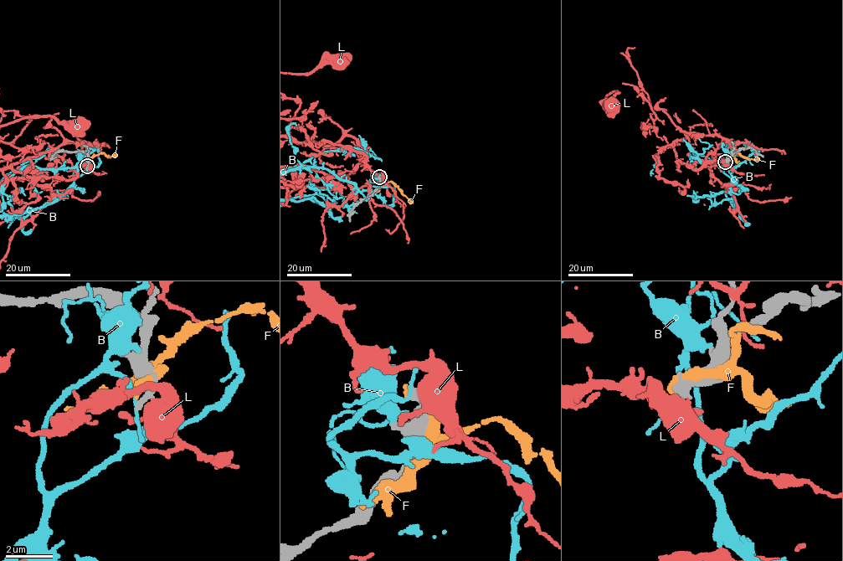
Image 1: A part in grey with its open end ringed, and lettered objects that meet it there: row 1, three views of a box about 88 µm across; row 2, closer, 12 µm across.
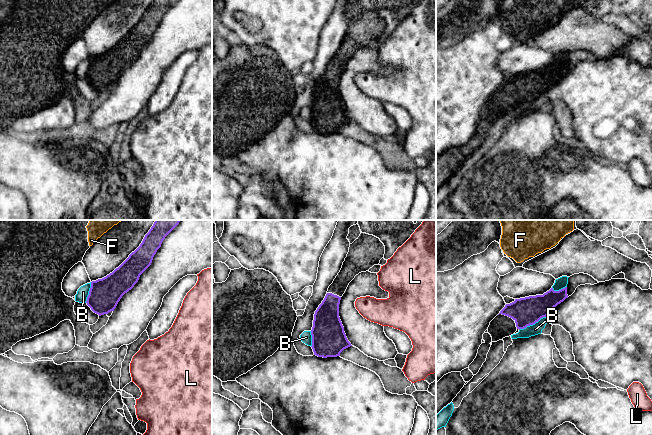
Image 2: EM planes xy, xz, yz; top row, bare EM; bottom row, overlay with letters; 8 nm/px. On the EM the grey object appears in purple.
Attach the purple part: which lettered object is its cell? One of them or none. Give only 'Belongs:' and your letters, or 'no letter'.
Belongs: no letter

